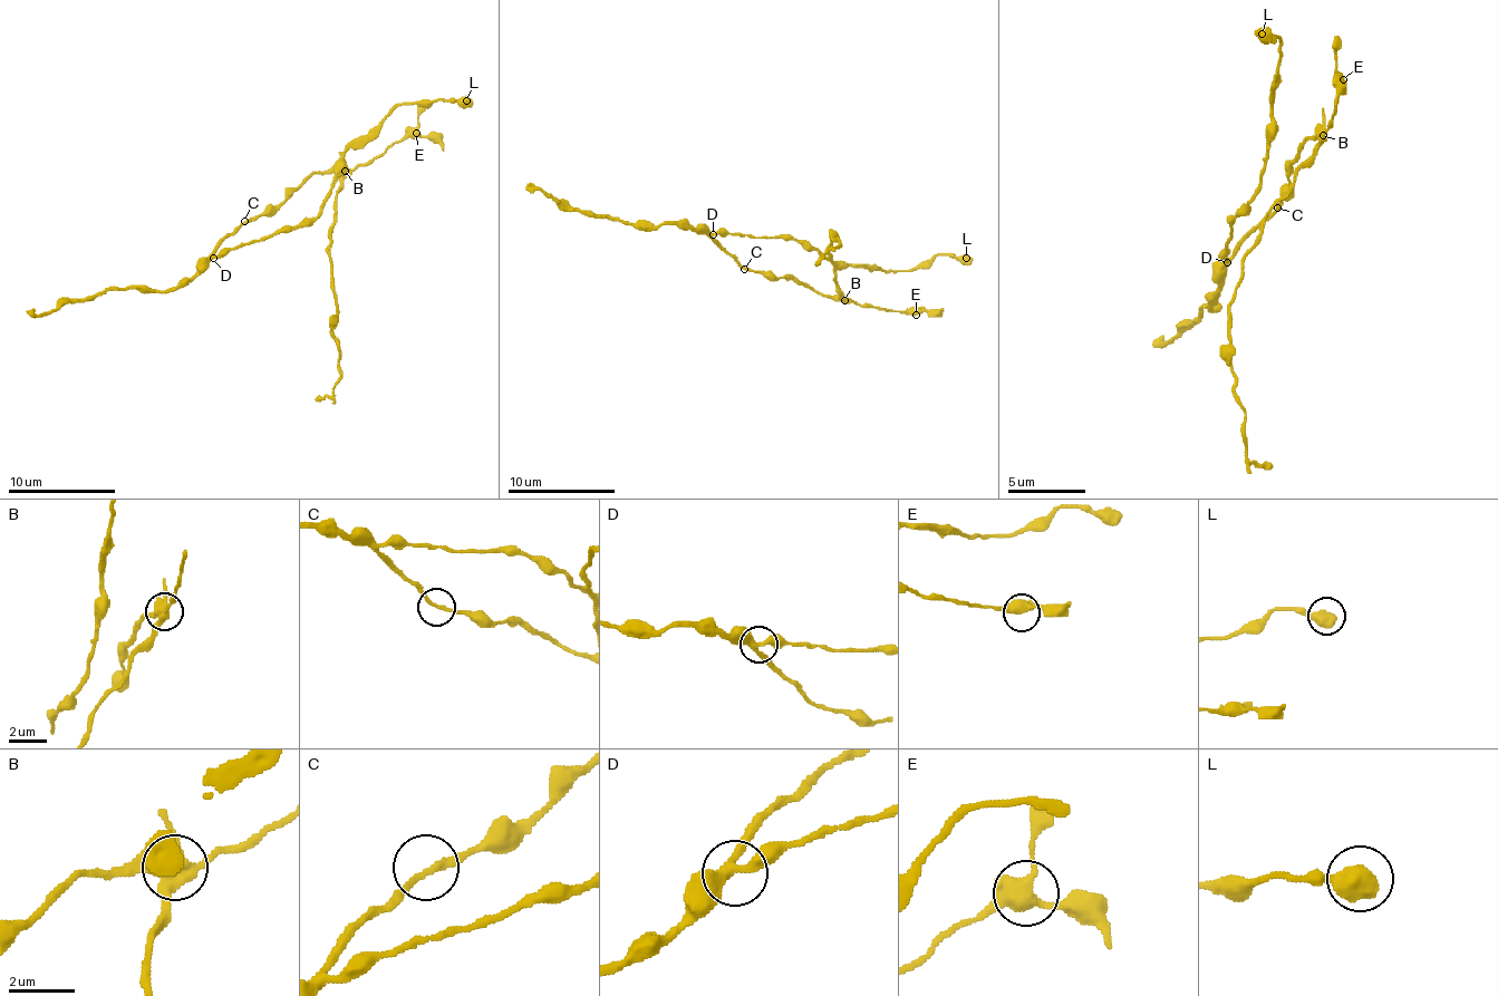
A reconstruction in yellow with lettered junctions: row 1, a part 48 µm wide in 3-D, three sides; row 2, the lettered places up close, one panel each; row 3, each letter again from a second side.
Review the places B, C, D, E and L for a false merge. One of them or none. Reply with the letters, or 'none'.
B

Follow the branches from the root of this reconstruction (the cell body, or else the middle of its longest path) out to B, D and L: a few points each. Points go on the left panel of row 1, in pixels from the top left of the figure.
B: (248, 221), (271, 215), (315, 173), (344, 170)
D: (248, 221), (218, 244), (213, 258)
L: (248, 221), (218, 248), (242, 248), (306, 226), (325, 202), (338, 160), (397, 106), (466, 100)

